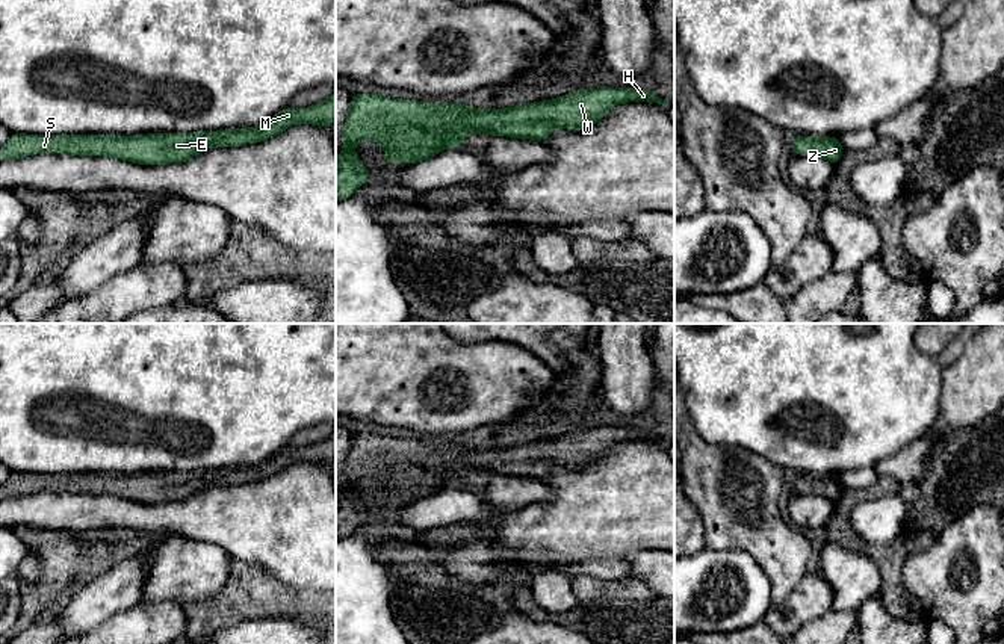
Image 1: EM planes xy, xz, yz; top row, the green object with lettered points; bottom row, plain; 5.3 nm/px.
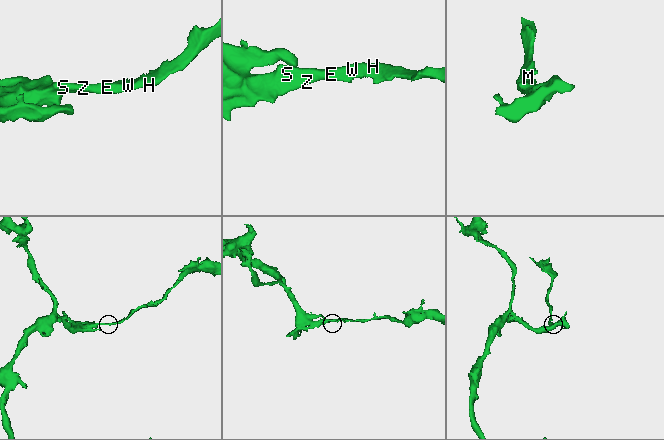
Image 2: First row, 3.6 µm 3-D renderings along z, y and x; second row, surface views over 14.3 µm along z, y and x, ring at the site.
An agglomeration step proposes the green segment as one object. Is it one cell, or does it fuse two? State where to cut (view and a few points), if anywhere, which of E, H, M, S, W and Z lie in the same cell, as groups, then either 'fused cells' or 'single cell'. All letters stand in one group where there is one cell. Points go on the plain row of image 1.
no cut | E H M S W Z | single cell

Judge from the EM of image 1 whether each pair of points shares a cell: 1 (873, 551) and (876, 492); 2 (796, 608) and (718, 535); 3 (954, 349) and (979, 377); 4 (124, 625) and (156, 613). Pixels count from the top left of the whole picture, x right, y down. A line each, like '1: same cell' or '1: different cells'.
1: same cell
2: different cells
3: different cells
4: same cell

